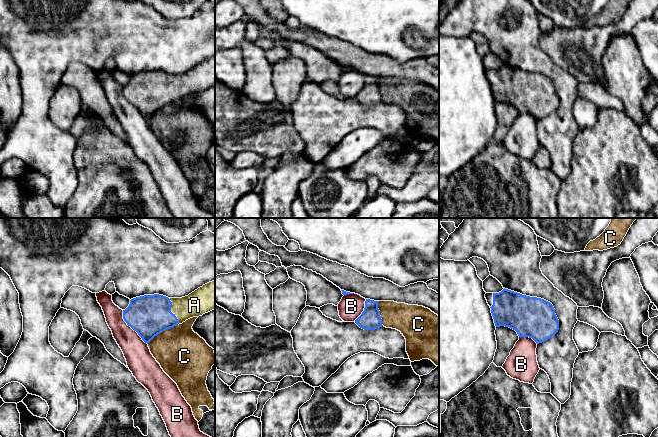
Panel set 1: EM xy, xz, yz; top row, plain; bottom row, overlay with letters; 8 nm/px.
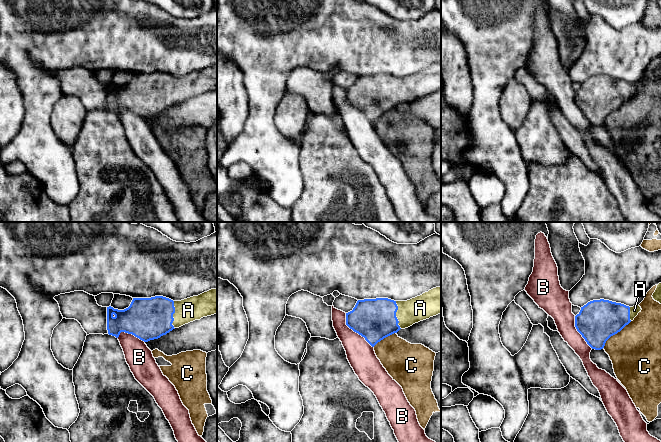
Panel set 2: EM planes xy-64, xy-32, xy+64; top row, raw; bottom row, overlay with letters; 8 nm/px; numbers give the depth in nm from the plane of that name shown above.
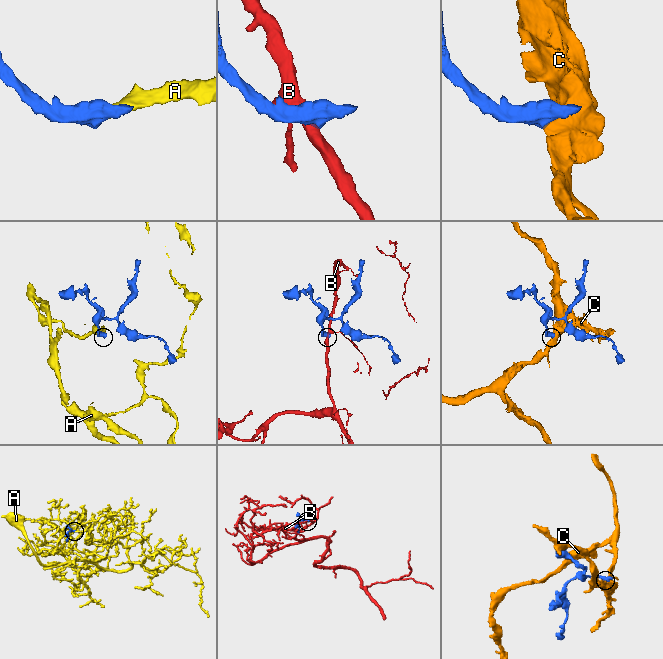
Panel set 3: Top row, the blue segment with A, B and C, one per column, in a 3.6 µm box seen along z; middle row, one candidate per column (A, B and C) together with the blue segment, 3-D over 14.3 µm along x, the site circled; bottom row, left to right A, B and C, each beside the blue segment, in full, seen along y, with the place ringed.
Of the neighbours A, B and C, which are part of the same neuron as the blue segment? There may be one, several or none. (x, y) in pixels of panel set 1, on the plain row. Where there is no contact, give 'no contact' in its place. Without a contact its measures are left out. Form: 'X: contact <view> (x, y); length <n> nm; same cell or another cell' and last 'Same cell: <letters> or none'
A: contact xy (170, 87); length 240 nm; same cell
B: contact xy (131, 103); length 340 nm; another cell
C: contact xy (162, 107); length 300 nm; another cell
Same cell: A

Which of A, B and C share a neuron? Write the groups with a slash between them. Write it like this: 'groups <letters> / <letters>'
groups A / B / C

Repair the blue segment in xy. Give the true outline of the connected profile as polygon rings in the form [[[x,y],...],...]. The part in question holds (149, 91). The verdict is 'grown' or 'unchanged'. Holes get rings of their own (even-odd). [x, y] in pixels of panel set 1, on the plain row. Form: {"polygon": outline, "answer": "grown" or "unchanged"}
{"polygon": [[[215,57],[182,74],[144,71],[130,76],[123,95],[145,119],[186,96],[215,86]]], "answer": "grown"}

